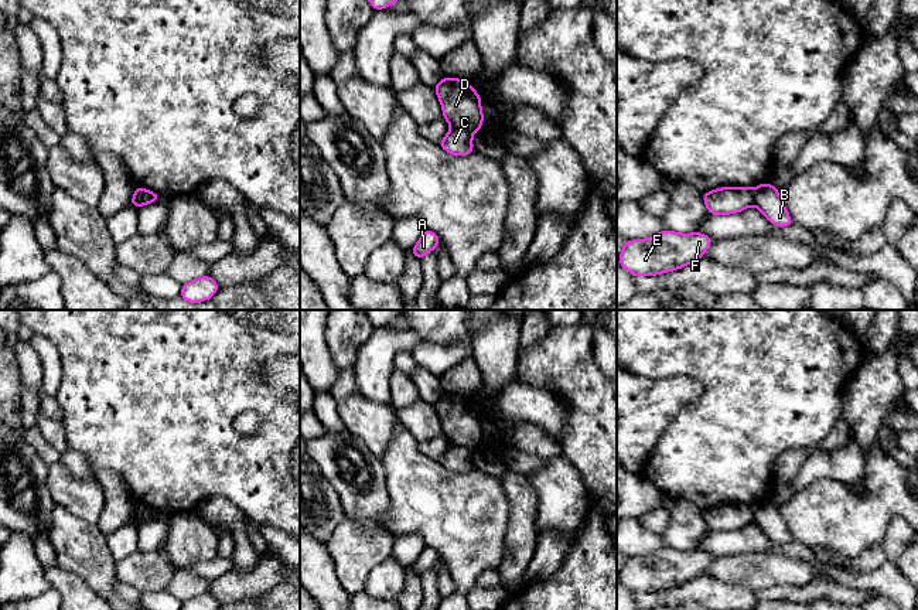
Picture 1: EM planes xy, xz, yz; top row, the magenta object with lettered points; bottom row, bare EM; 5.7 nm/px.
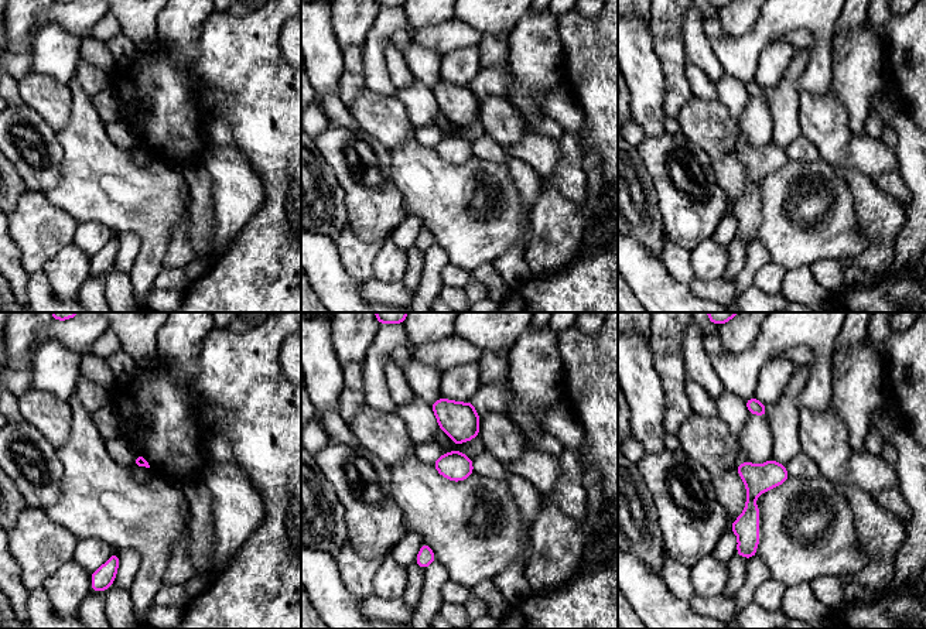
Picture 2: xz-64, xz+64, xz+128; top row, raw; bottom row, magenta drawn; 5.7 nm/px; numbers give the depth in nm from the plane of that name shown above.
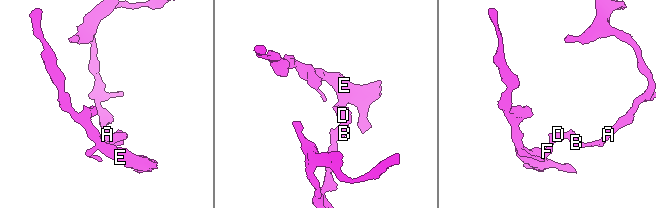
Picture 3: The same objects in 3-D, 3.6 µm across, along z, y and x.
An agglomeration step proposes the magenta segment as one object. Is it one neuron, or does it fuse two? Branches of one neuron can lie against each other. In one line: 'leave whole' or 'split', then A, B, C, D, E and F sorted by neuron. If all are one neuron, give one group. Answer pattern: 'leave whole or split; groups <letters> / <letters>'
split; groups A B C / D E F

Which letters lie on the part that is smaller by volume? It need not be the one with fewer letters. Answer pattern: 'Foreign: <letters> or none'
Foreign: D, E, F

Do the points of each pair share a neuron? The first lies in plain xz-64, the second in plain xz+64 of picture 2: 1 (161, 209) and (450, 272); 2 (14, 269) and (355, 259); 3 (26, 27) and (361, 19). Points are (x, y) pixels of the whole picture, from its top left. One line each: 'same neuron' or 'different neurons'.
1: different neurons
2: different neurons
3: same neuron

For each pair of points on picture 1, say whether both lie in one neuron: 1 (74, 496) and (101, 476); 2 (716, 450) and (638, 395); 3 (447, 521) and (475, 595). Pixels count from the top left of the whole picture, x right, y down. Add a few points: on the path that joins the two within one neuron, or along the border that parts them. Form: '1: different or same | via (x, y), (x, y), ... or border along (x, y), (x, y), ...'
1: different | border along (94, 479), (103, 493), (102, 513)
2: different | border along (696, 396), (682, 408), (654, 447)
3: different | border along (475, 585), (467, 595)

